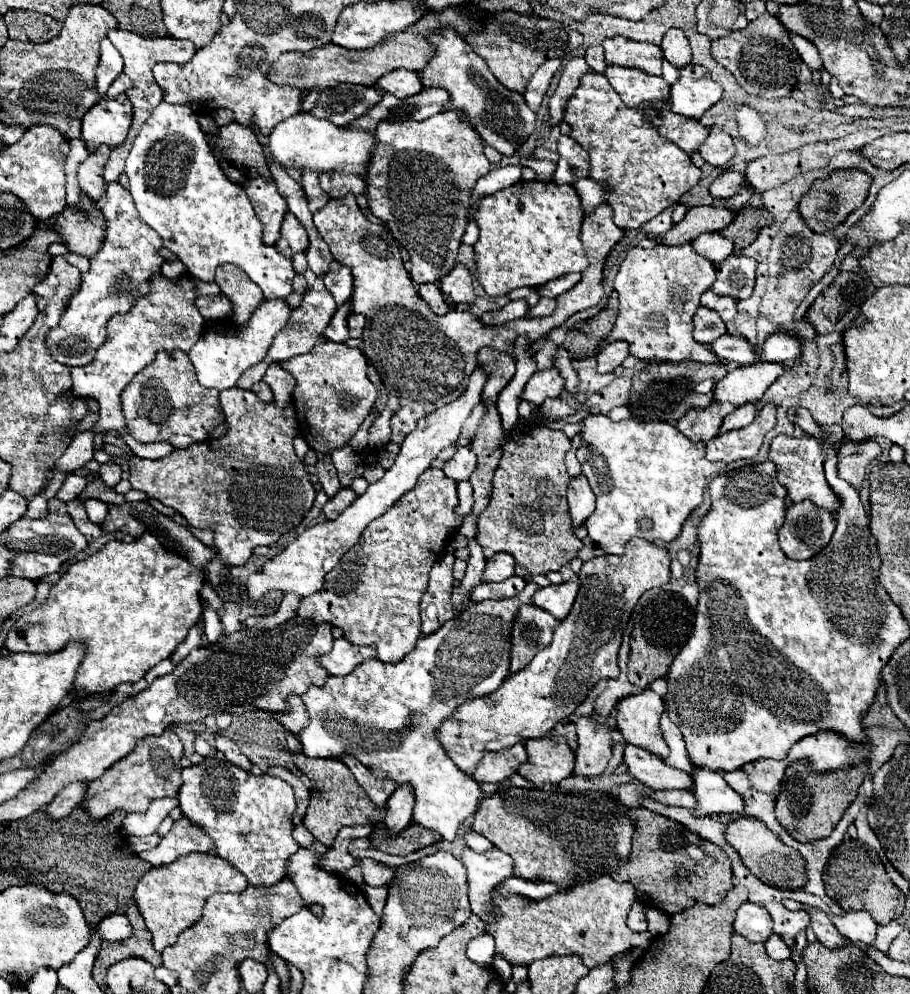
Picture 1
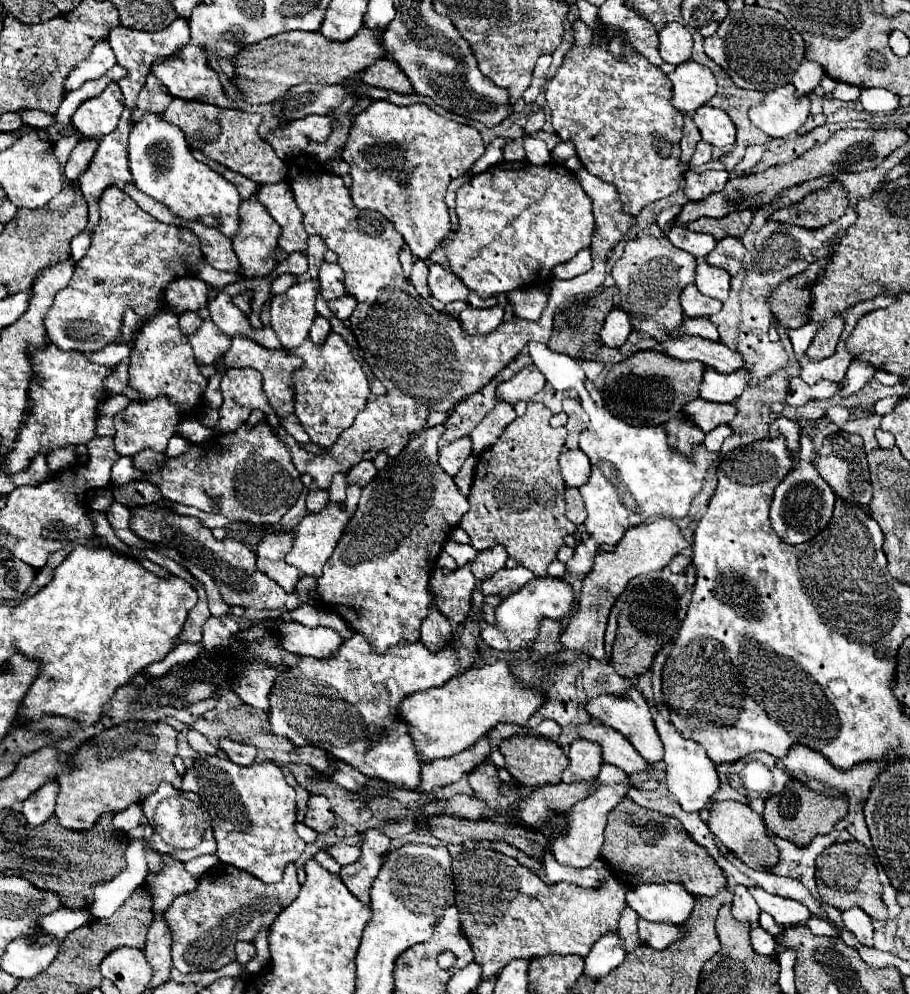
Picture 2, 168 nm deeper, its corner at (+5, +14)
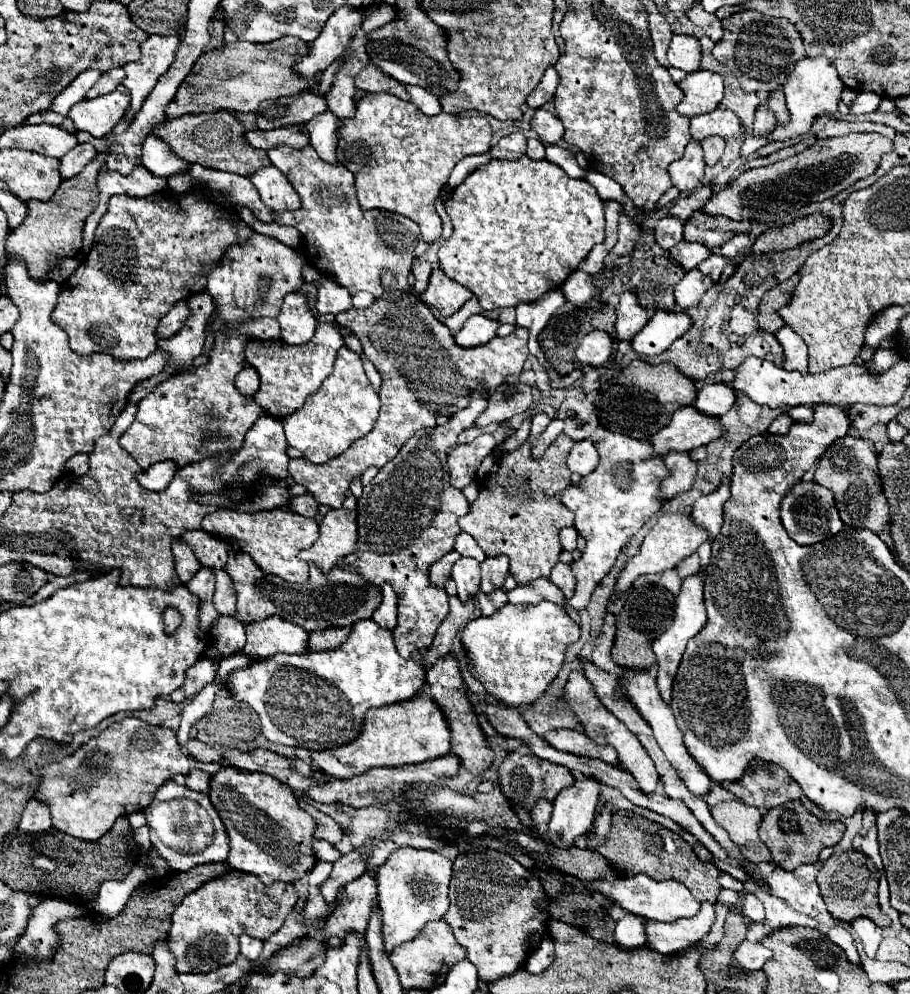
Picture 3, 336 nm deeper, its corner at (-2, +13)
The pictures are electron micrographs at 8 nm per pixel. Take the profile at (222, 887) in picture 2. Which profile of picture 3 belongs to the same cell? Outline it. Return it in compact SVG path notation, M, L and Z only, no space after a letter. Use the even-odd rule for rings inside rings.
M234 869L210 879L198 891L186 895L172 915L168 945L176 955L176 971L208 973L220 965L234 963L240 955L238 935L248 933L256 939L268 939L282 927L296 901L298 893L292 883L272 883L266 887L254 875Z

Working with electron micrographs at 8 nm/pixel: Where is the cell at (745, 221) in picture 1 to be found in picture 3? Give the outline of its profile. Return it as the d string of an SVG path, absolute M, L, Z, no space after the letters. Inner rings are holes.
M696 211L684 227L684 239L686 241L698 241L704 243L708 249L720 247L736 233L748 233L750 221L732 221L726 217L712 217L702 211Z

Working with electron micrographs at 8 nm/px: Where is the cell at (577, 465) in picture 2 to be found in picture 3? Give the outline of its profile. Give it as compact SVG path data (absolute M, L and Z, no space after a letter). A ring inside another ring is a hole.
M584 439L584 441L574 443L574 447L572 447L570 455L568 455L568 469L572 473L578 473L578 475L586 477L598 467L598 461L600 461L600 457L596 453L594 441Z

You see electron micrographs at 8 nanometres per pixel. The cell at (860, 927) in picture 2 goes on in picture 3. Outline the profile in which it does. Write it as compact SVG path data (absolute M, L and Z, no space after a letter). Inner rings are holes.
M858 917L852 921L852 927L856 931L856 935L862 939L864 943L864 951L868 957L876 957L876 949L880 945L880 939L882 939L882 929L878 925L874 925L870 919L866 917Z

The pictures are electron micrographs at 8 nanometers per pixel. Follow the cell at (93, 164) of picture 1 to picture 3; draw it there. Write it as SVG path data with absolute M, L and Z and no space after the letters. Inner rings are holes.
M82 143L76 145L74 149L70 149L62 159L60 159L60 175L62 179L70 179L74 175L78 175L86 163L90 163L96 157L96 149L90 143Z

